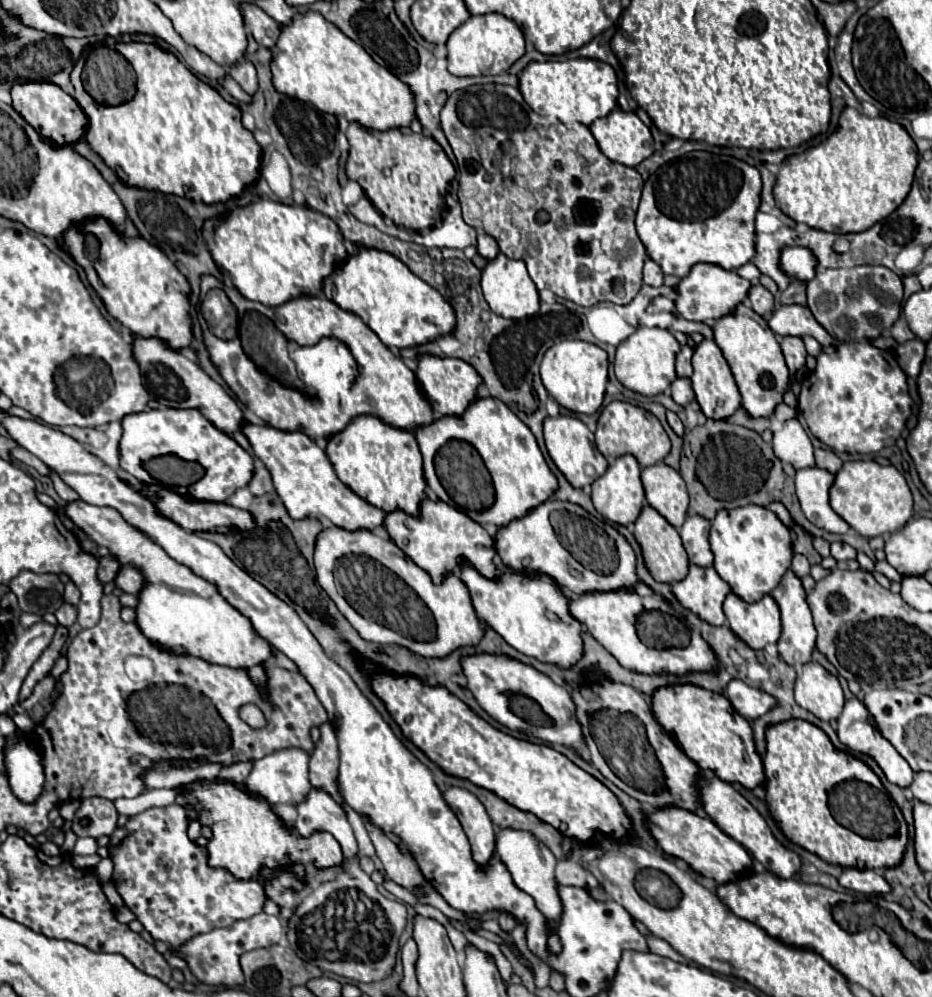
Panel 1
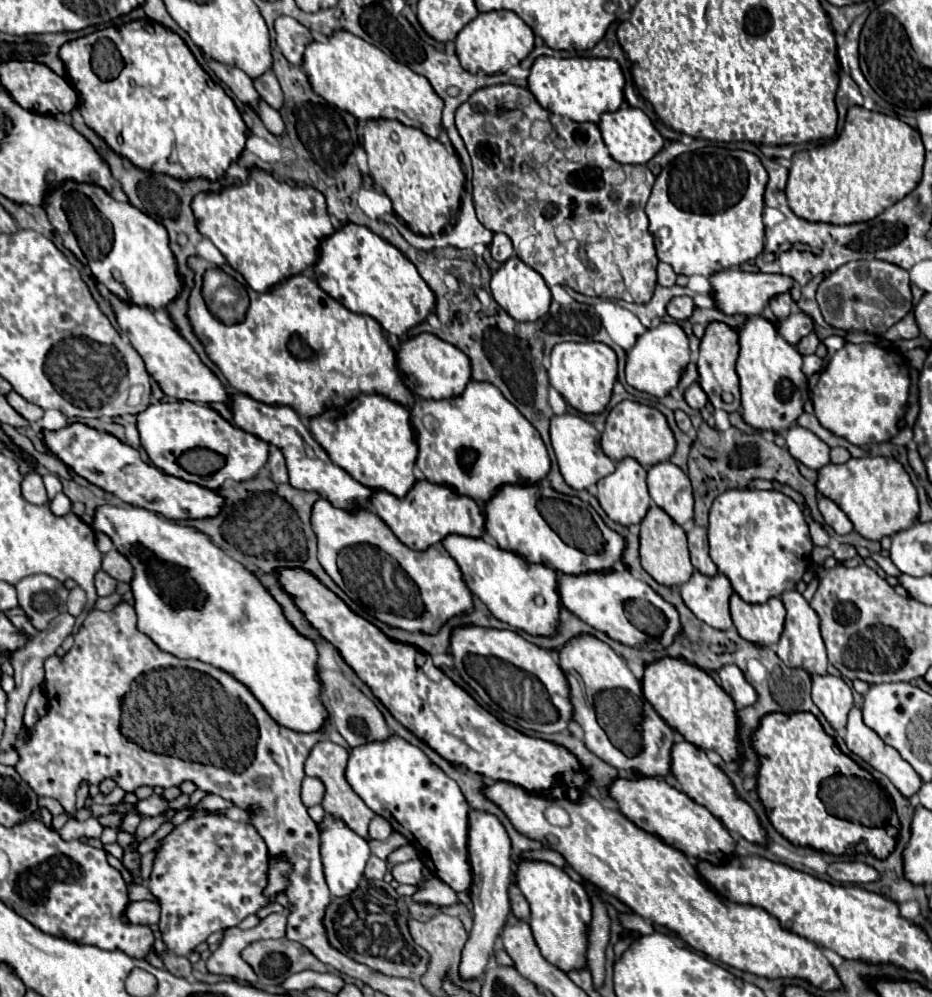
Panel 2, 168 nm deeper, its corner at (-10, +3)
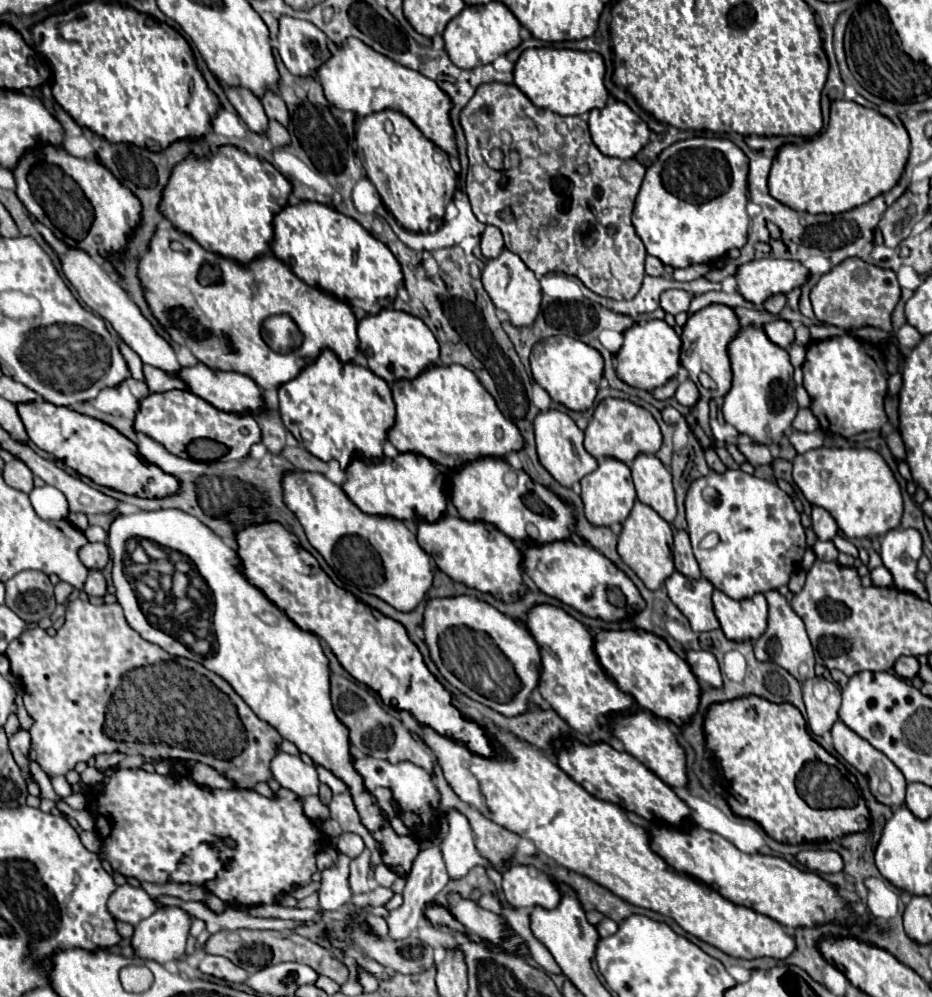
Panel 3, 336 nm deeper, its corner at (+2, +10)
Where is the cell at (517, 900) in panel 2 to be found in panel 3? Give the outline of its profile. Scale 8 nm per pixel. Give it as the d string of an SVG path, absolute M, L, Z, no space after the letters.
M512 866L502 874L502 892L506 902L514 908L532 908L542 906L546 910L560 904L560 892L548 874L528 876L526 866Z

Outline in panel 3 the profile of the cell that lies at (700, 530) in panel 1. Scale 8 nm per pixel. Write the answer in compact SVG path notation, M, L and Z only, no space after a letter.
M678 530L674 534L674 564L676 564L676 570L688 578L700 578L702 576L698 562L692 554L690 536L686 530Z

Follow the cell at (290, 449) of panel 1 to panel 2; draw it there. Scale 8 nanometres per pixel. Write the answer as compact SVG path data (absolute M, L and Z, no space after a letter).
M232 393L228 405L232 411L232 419L240 429L256 435L258 439L262 439L266 443L274 443L276 447L282 449L282 453L286 457L292 487L304 489L304 491L318 491L322 497L326 497L330 503L334 503L336 507L342 507L342 509L356 509L356 505L366 505L370 501L372 491L368 487L364 487L362 483L354 481L344 469L340 469L338 465L334 465L330 461L326 451L314 441L308 427L300 421L300 417L296 415L296 411L292 407L268 405L268 403L252 399L244 393Z

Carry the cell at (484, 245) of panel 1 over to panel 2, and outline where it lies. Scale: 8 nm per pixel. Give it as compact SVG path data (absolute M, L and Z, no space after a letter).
M496 233L496 235L494 235L494 241L490 243L490 251L492 251L494 261L498 261L498 263L504 263L506 259L510 259L510 257L514 255L510 237L504 235L504 233Z

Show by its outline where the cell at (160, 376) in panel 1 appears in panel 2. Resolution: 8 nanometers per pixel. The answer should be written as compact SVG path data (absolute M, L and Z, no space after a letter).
M110 301L110 307L116 315L120 329L128 335L132 347L146 361L148 373L156 379L156 383L162 387L166 395L176 397L176 399L194 401L194 403L220 401L228 405L228 393L220 385L218 377L200 361L194 349L178 335L174 327L170 327L166 321L160 321L158 313L152 307L140 307L140 305L126 303L126 301L118 301L118 303Z

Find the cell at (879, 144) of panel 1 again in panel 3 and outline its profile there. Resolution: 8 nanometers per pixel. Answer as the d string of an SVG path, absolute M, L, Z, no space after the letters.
M834 100L830 108L830 124L820 136L808 138L802 144L784 144L780 148L778 156L772 162L768 190L772 198L798 212L802 210L810 214L848 212L896 186L908 162L908 148L910 148L910 138L902 124L894 124L890 118L882 116L880 112L864 108L856 102Z

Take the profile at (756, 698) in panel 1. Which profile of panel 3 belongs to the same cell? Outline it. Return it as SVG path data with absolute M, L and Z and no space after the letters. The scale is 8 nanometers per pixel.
M688 650L686 660L702 686L722 688L722 670L720 670L720 664L712 652Z

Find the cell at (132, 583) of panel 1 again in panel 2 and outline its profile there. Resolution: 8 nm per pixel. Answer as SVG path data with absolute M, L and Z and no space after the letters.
M116 549L108 551L108 553L102 557L102 569L104 569L108 575L112 575L116 581L126 581L126 583L130 583L132 575L134 575L130 561L128 561L124 555L120 555Z

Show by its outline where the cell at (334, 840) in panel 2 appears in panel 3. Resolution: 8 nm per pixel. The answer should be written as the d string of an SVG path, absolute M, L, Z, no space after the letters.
M338 850L338 858L334 866L322 870L322 880L320 880L322 910L338 910L352 898L352 890L348 886L348 864L350 858Z

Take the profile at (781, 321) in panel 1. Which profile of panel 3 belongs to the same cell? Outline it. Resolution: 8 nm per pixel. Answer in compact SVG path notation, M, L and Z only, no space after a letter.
M776 318L776 320L768 322L768 324L764 324L764 332L774 344L778 344L782 348L788 348L794 342L794 328L792 328L792 324L788 320Z

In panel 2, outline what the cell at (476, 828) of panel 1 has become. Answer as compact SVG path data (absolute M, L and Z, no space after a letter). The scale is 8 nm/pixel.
M470 811L468 819L468 859L472 867L472 889L470 899L474 905L474 927L468 933L468 943L462 951L458 973L464 981L480 979L490 963L490 955L498 941L500 929L510 913L508 889L512 883L512 845L510 839L494 815L482 811Z

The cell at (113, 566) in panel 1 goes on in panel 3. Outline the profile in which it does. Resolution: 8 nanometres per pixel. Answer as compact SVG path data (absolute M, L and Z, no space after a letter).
M90 570L86 584L84 584L84 592L88 596L104 596L106 594L106 580L100 570Z

